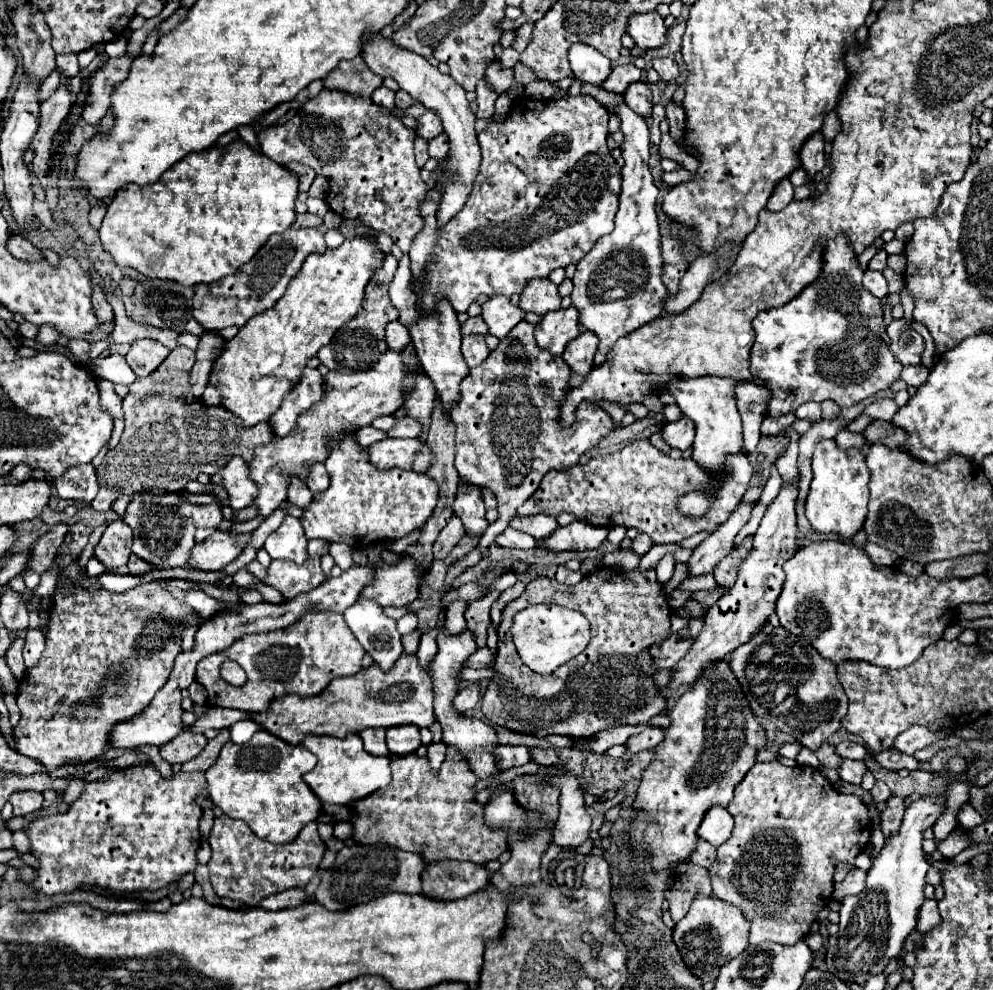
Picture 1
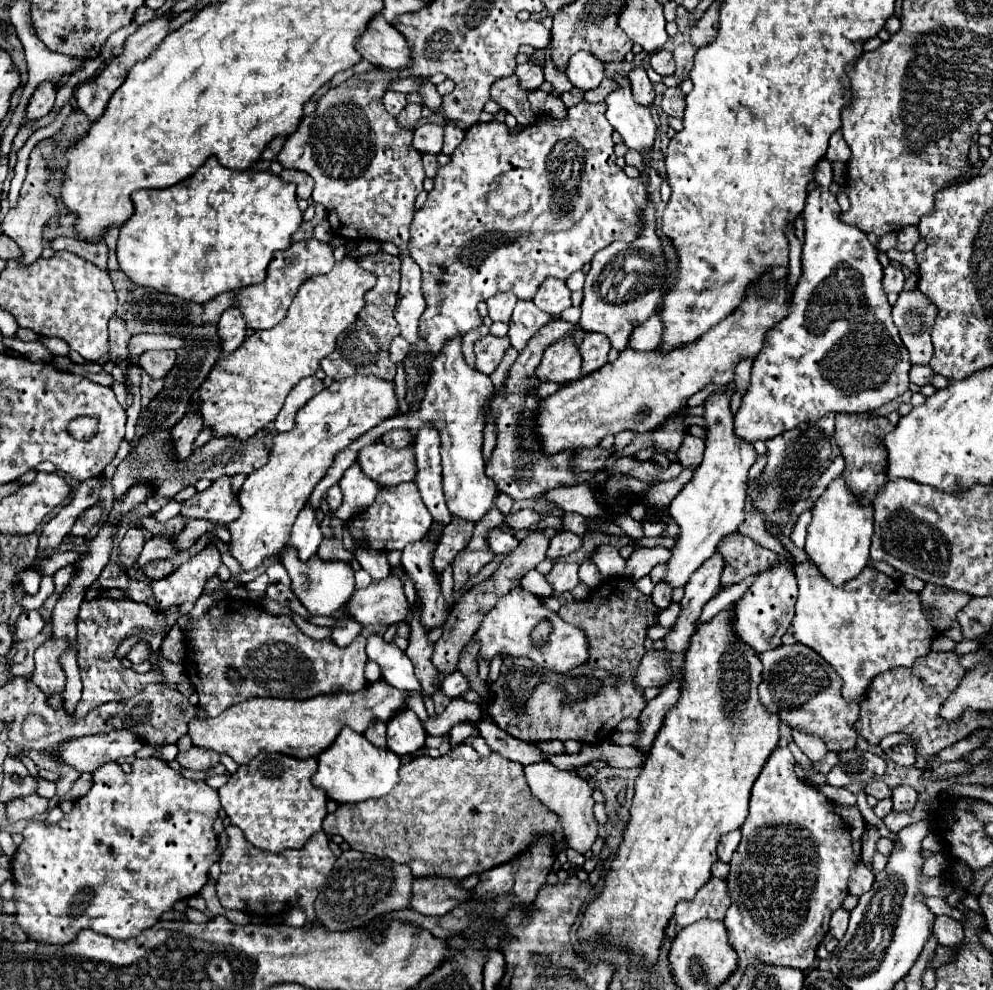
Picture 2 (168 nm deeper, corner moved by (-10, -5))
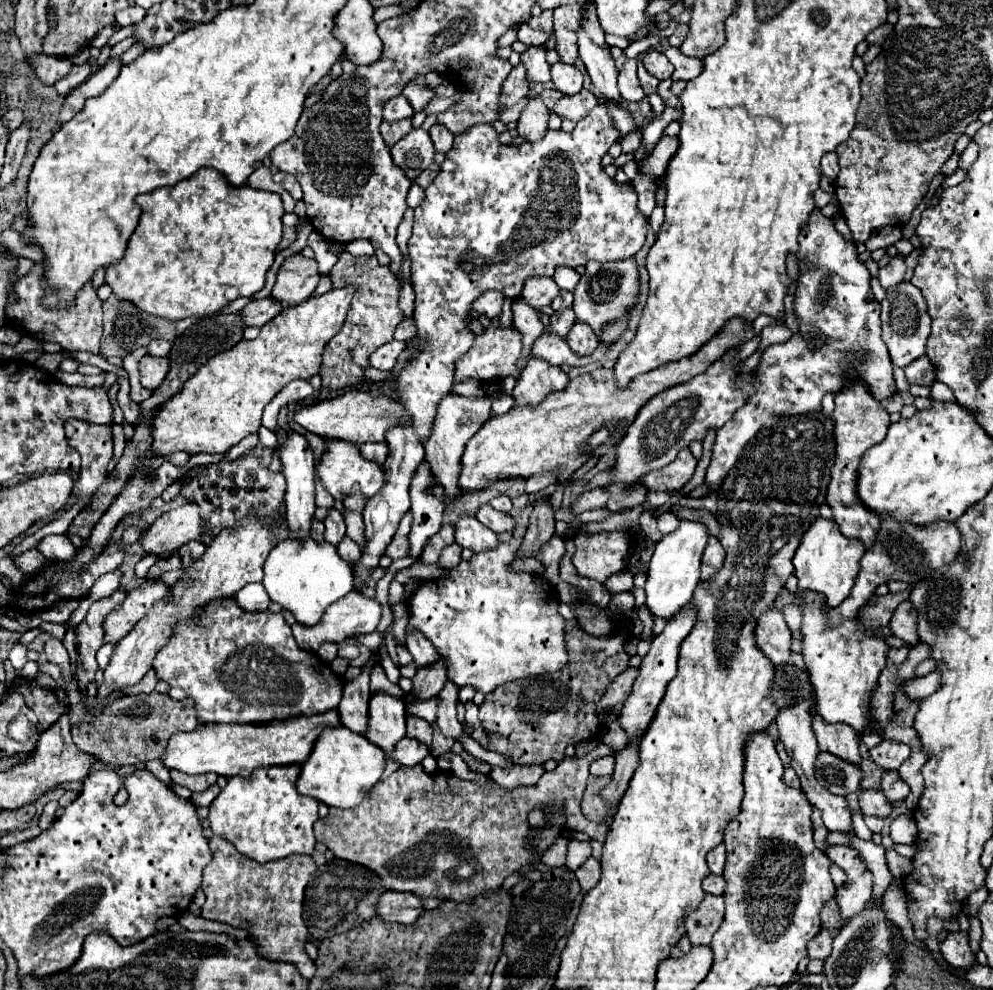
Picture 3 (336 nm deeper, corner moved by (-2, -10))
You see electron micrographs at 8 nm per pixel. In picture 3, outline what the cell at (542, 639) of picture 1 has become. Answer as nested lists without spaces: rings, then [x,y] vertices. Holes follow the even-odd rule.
[[[512,538],[508,544],[500,542],[496,550],[474,554],[470,562],[460,562],[450,570],[444,580],[428,580],[420,586],[410,604],[410,622],[408,628],[420,630],[426,638],[432,640],[438,654],[448,658],[448,678],[456,686],[470,684],[476,690],[488,694],[496,686],[526,678],[538,676],[546,672],[558,672],[568,662],[568,652],[564,646],[564,618],[558,614],[558,594],[550,594],[556,590],[548,586],[548,582],[538,574],[528,572],[510,572],[508,564],[514,560],[520,548],[520,538]]]

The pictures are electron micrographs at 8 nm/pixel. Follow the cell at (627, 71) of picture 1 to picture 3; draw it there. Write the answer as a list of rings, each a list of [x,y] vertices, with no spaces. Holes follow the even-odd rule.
[[[580,90],[574,96],[564,96],[552,108],[560,118],[570,118],[574,122],[582,120],[594,106],[598,106],[598,98],[590,90]]]

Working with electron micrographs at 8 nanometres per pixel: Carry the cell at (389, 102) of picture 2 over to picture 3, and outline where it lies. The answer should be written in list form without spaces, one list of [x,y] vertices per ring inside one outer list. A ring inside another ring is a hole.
[[[400,94],[396,98],[390,98],[384,108],[382,108],[382,116],[388,122],[396,122],[396,120],[404,120],[404,118],[412,118],[414,116],[414,108],[410,106],[410,102]]]

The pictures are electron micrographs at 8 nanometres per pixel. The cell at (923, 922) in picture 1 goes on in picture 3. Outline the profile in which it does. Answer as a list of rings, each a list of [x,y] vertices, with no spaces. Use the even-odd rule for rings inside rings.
[[[948,932],[948,936],[940,942],[940,952],[944,960],[956,968],[970,968],[976,964],[976,956],[968,946],[966,932]]]

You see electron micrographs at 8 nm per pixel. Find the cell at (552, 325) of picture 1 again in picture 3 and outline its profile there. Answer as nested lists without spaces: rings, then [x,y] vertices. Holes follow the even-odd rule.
[[[530,358],[528,366],[522,370],[520,380],[516,382],[512,396],[518,402],[518,406],[520,404],[538,404],[538,402],[542,402],[542,398],[546,394],[566,388],[568,382],[570,382],[570,378],[562,368],[552,366],[550,362],[546,362],[542,358]]]

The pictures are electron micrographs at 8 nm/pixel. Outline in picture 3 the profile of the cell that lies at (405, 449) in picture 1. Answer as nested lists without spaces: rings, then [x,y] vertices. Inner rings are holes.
[[[330,442],[328,444],[328,448],[326,448],[326,452],[322,454],[322,460],[320,460],[320,466],[318,466],[318,476],[320,476],[320,480],[322,480],[322,484],[324,484],[324,488],[336,498],[336,500],[342,500],[344,496],[348,496],[350,492],[352,492],[352,488],[354,488],[354,484],[362,490],[362,494],[364,496],[374,496],[374,494],[378,494],[380,490],[382,490],[382,486],[384,486],[384,468],[382,468],[382,464],[378,464],[378,462],[372,462],[372,460],[366,460],[362,454],[360,454],[360,450],[358,450],[358,446],[356,444],[352,444],[352,442]]]

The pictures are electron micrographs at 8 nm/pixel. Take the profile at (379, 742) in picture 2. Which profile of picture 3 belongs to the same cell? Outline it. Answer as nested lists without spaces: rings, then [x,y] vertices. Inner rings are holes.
[[[370,658],[362,666],[362,674],[356,680],[346,682],[342,702],[338,704],[342,724],[356,734],[366,734],[368,730],[368,706],[370,706],[368,674],[370,674],[372,664],[374,664],[374,658]]]

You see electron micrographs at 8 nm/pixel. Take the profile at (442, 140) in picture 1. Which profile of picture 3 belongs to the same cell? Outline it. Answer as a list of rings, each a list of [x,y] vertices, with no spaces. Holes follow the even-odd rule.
[[[434,124],[430,128],[430,138],[432,138],[434,146],[436,146],[436,152],[442,152],[442,154],[446,154],[450,150],[452,142],[454,142],[454,134],[442,124]]]

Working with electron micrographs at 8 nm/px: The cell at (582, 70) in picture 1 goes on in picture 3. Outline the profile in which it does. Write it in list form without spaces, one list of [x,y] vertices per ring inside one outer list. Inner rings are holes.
[[[562,62],[552,64],[552,82],[560,92],[568,96],[578,94],[582,90],[582,80],[584,80],[582,72],[576,66],[562,64]]]

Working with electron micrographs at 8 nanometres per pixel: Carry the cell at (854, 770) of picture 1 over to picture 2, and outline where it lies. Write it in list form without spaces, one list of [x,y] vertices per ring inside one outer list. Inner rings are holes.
[[[876,779],[870,781],[864,791],[866,791],[866,795],[874,795],[876,799],[888,799],[892,795],[890,787],[884,781],[876,781]]]

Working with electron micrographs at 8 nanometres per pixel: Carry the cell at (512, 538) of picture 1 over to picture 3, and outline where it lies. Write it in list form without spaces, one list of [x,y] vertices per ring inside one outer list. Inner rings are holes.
[[[460,516],[456,522],[456,542],[472,552],[486,552],[498,546],[498,536],[482,526],[474,516]]]

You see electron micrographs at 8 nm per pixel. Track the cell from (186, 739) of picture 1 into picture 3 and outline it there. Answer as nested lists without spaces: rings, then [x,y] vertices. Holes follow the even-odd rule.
[[[170,770],[170,778],[172,782],[190,788],[192,792],[202,792],[208,786],[212,786],[218,780],[218,774],[198,774],[198,776],[188,776],[188,774],[180,774],[180,770]]]

